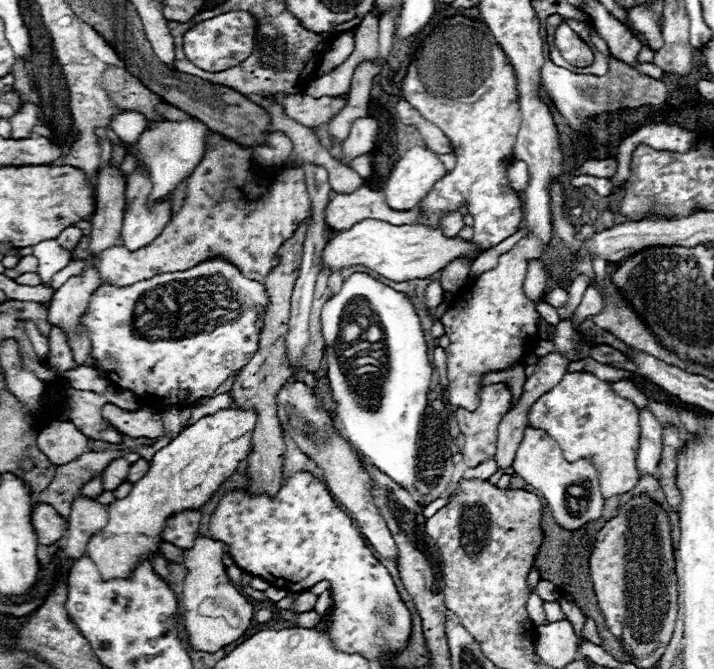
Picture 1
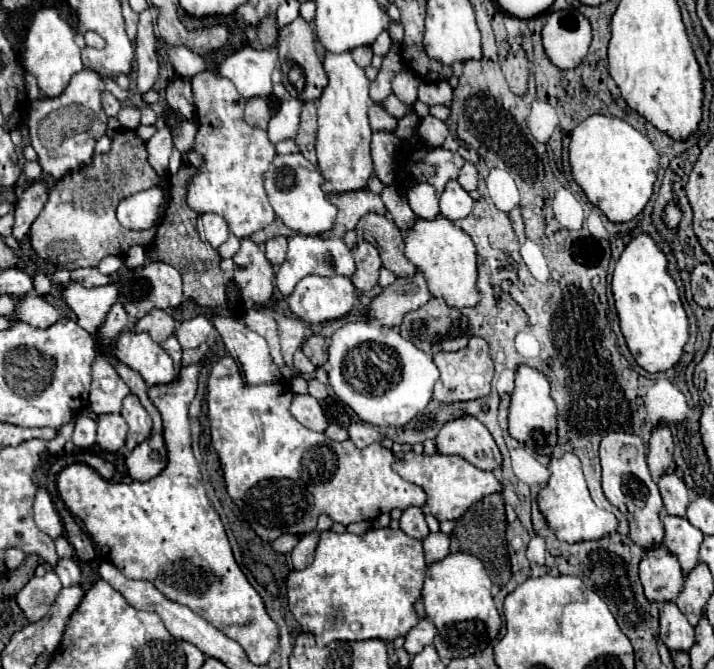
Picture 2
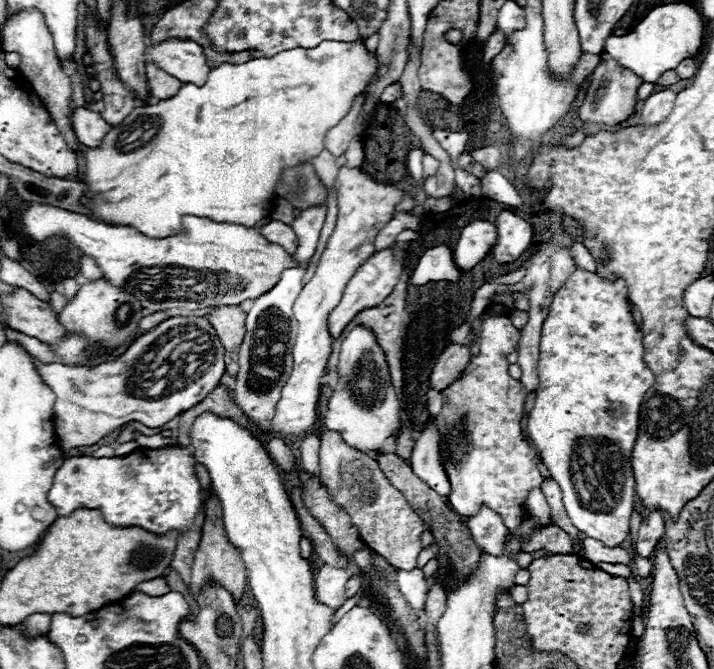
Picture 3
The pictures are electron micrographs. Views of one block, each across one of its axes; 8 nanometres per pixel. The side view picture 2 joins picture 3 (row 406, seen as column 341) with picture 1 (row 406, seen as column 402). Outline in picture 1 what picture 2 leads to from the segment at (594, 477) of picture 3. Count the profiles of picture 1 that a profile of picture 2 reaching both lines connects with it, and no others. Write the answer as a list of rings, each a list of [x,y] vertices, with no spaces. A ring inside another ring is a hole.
[[[570,372],[562,378],[558,386],[554,386],[550,392],[540,396],[534,406],[530,408],[530,426],[546,430],[562,448],[564,458],[568,462],[574,462],[578,458],[592,458],[598,472],[600,472],[600,490],[604,498],[624,494],[632,490],[640,478],[638,468],[636,468],[636,448],[638,448],[638,436],[640,436],[640,426],[638,426],[638,408],[626,400],[616,396],[610,390],[610,382],[598,380],[594,374],[588,372]]]

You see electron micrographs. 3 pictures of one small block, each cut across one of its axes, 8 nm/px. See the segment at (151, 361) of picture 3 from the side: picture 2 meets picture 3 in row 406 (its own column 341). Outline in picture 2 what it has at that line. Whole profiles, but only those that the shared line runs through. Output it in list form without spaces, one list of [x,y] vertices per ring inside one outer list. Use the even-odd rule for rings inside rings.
[[[350,52],[332,54],[324,58],[324,70],[328,76],[328,86],[324,88],[318,102],[318,168],[326,178],[326,192],[348,192],[360,190],[372,178],[372,158],[370,158],[370,138],[372,130],[368,124],[368,108],[372,100],[368,96],[370,80],[364,70],[352,60]]]

